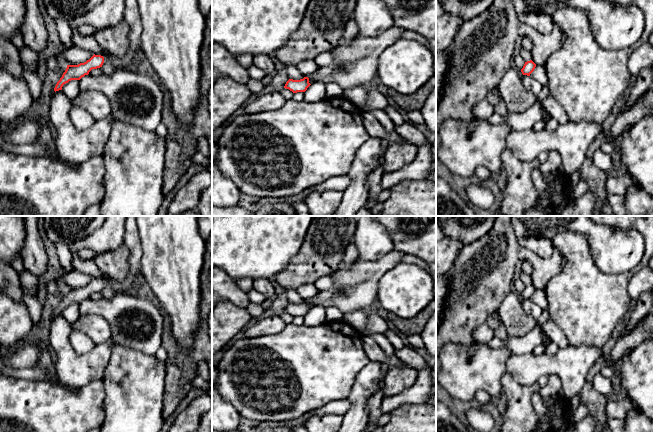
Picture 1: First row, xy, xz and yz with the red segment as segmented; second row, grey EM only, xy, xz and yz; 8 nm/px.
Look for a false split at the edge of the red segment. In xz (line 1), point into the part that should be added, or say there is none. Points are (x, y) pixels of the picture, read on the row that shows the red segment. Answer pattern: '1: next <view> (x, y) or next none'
1: next none

